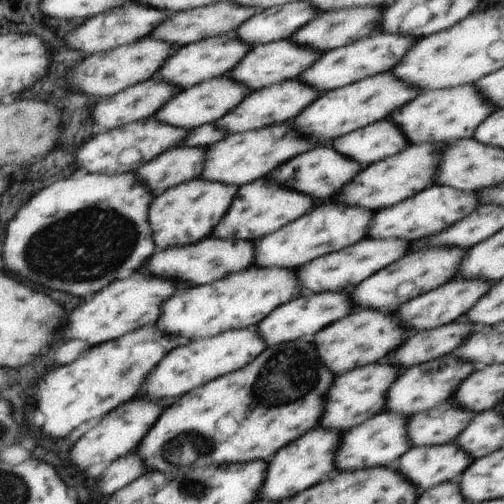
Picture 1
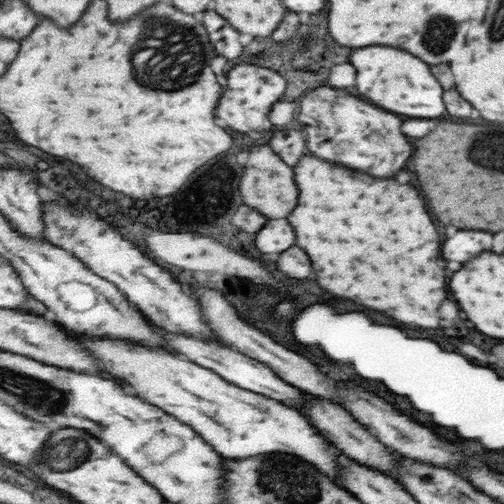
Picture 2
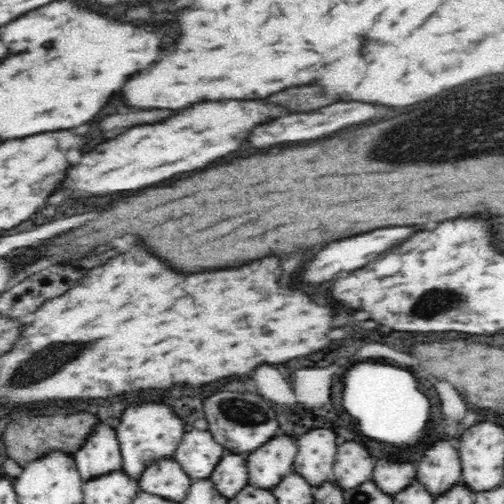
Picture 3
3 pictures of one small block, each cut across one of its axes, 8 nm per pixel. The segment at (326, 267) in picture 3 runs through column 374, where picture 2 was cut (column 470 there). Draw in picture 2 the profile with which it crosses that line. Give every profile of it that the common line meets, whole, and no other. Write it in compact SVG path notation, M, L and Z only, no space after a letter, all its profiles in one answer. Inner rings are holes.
M457 230L451 238L443 240L443 256L453 262L467 262L483 250L491 250L491 234L475 230Z

